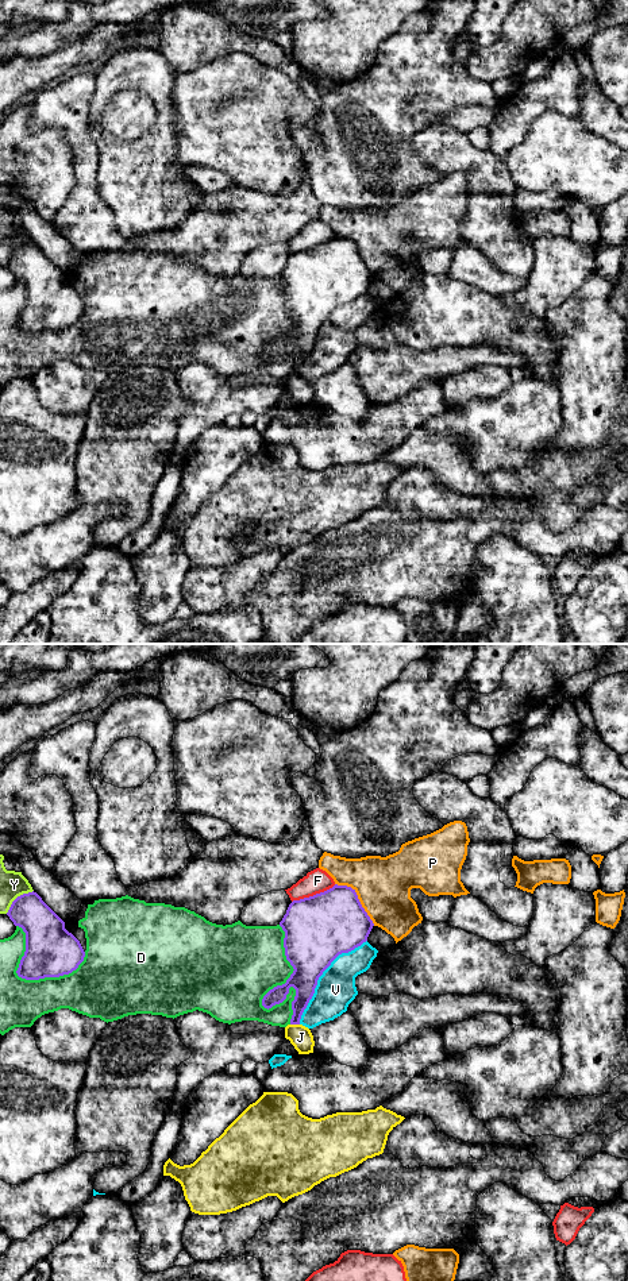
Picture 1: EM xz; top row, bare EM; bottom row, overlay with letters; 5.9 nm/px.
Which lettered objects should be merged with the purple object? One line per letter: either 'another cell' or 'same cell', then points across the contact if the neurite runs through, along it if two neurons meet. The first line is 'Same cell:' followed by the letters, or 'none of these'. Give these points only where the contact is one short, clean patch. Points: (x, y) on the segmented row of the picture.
Same cell: none of these
D: another cell
F: another cell
J: another cell; border along xz (291, 1023), (299, 1025)
P: another cell; border along xz (335, 883), (349, 886), (355, 892), (361, 906), (374, 925)
V: another cell
Y: another cell

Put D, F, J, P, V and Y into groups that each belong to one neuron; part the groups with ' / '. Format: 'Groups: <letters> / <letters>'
Groups: D / F / J / P / V / Y

